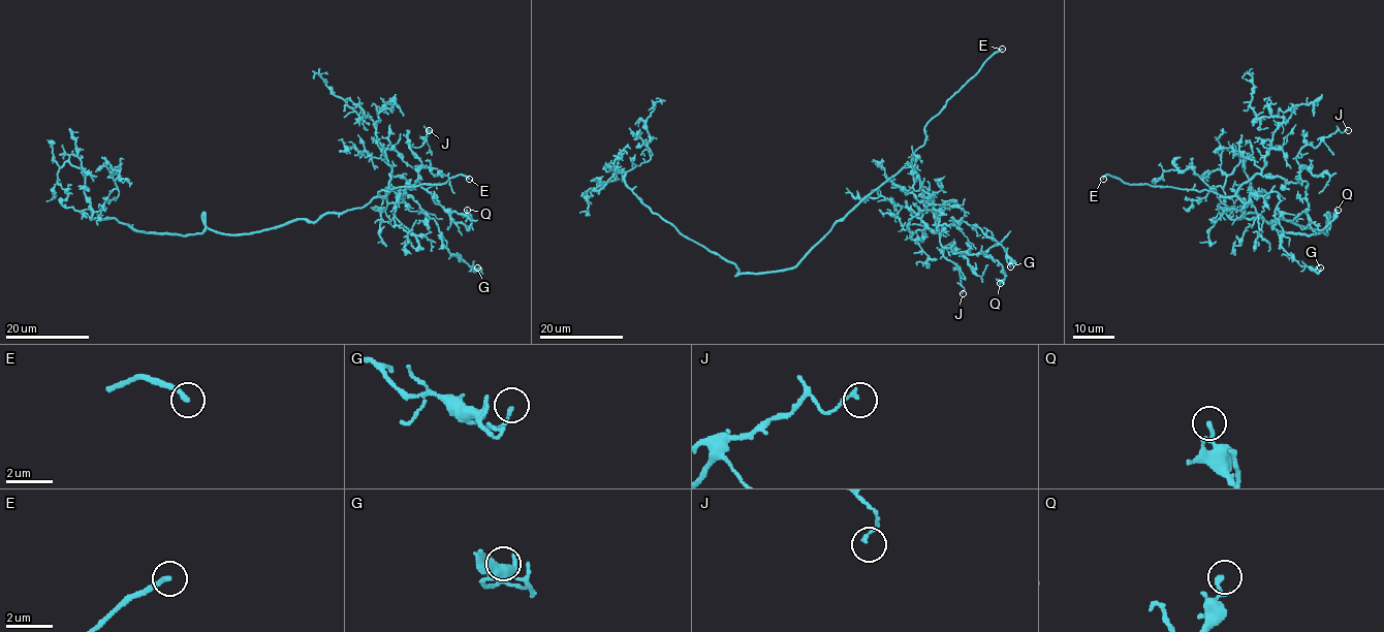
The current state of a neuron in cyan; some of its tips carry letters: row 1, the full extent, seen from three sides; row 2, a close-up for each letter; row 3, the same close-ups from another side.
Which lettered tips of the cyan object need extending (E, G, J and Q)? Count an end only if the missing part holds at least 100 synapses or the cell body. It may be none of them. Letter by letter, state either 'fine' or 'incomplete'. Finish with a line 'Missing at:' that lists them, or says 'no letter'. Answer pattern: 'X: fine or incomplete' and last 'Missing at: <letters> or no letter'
E: incomplete
G: fine
J: fine
Q: fine
Missing at: E

